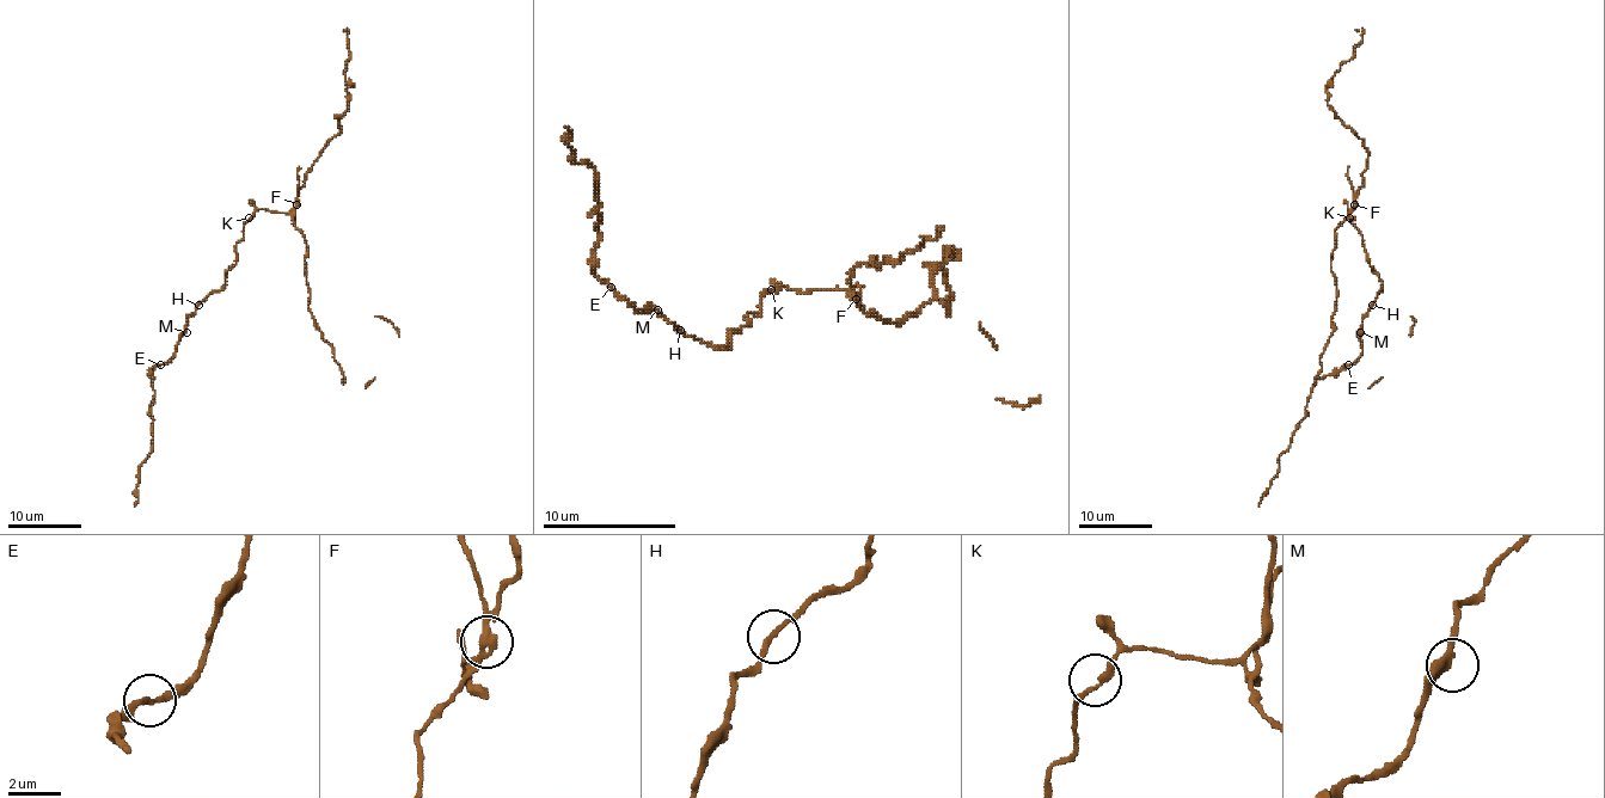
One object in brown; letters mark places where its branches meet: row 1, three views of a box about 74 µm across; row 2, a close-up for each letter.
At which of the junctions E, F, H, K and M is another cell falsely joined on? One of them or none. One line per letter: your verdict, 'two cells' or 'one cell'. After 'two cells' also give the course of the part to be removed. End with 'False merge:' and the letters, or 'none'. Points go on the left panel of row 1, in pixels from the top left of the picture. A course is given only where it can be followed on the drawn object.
E: one cell
F: two cells
H: one cell
K: one cell
M: one cell
False merge: F

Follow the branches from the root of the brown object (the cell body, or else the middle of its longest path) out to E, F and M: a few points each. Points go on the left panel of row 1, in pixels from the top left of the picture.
E: (251, 218), (236, 244), (236, 263), (227, 271), (225, 284), (214, 290), (188, 318), (177, 351), (160, 364)
F: (251, 218), (258, 209), (288, 213), (296, 203)
M: (251, 218), (236, 244), (236, 263), (227, 271), (225, 284), (214, 290), (188, 318), (187, 332)

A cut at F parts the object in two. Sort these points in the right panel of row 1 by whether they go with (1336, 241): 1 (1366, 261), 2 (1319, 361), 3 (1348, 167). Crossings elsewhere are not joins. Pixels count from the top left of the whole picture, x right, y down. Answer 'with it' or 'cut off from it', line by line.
1: cut off from it
2: with it
3: with it

